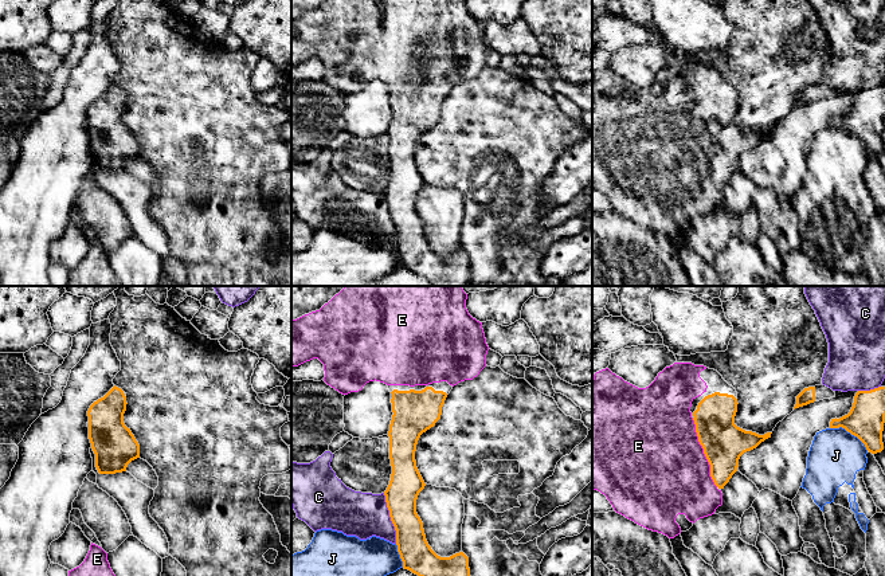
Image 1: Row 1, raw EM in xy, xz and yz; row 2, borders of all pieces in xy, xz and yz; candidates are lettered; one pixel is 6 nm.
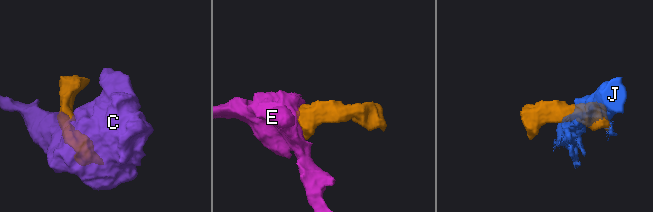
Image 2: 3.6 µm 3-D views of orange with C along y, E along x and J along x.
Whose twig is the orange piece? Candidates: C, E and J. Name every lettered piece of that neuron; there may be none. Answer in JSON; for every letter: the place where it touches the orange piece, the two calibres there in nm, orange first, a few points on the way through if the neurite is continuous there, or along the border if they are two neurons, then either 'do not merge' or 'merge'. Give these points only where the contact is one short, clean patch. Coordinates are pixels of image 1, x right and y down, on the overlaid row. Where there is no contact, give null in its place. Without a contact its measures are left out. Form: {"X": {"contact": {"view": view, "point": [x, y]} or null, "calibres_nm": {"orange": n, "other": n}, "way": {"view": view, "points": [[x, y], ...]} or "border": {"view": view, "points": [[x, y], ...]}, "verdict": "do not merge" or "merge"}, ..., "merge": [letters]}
{"C": {"contact": {"view": "xz", "point": [391, 518]}, "calibres_nm": {"orange": 200, "other": 280}, "verdict": "do not merge"}, "E": {"contact": {"view": "yz", "point": [704, 453]}, "calibres_nm": {"orange": 260, "other": 500}, "verdict": "merge"}, "J": {"contact": {"view": "yz", "point": [850, 433]}, "calibres_nm": {"orange": 220, "other": 320}, "verdict": "do not merge"}, "merge": ["E"]}

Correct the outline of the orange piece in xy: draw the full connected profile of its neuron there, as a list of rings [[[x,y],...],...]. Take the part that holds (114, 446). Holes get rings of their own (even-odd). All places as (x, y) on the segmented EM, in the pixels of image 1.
[[[114,385],[87,411],[89,439],[99,474],[126,471],[128,465],[140,458],[140,444],[124,423],[126,404],[124,391]]]

